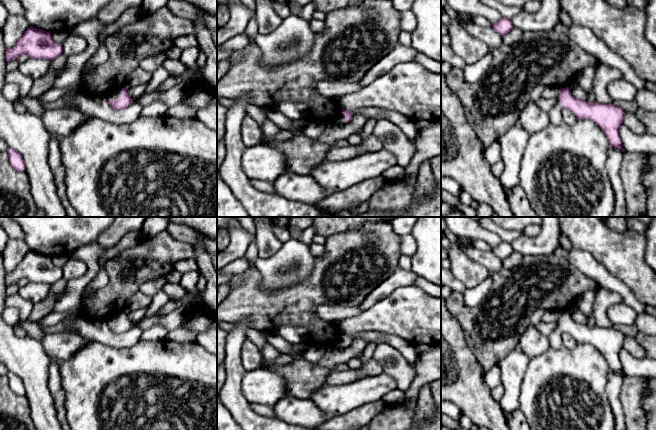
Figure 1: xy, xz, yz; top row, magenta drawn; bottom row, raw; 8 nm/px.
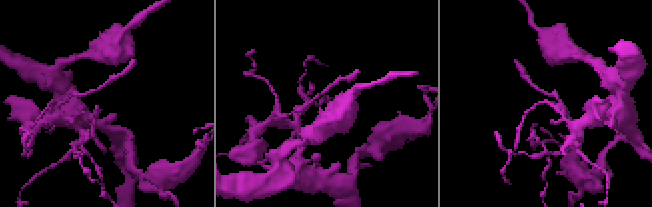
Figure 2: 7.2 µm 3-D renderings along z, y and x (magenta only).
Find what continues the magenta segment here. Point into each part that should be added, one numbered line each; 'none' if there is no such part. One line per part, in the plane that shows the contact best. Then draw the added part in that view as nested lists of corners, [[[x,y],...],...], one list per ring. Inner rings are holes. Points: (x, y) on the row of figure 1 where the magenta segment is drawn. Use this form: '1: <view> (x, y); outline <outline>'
1: xy (118, 93); outline [[[121,89],[116,90],[115,92],[107,95],[105,97],[105,101],[108,102],[109,100],[112,100],[112,99],[115,99],[115,98],[118,98],[118,99],[122,98],[122,90]]]

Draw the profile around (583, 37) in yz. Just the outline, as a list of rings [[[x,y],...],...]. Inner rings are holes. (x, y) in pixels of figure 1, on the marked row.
[[[572,25],[568,29],[568,35],[573,43],[586,53],[594,56],[598,64],[620,70],[623,78],[637,89],[645,87],[645,81],[635,73],[633,68],[621,56],[611,50],[601,39],[598,39],[591,29],[580,25]]]

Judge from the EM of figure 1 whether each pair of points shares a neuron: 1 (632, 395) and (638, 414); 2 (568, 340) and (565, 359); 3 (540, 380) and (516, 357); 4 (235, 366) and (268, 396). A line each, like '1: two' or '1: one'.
1: one
2: two
3: two
4: two

